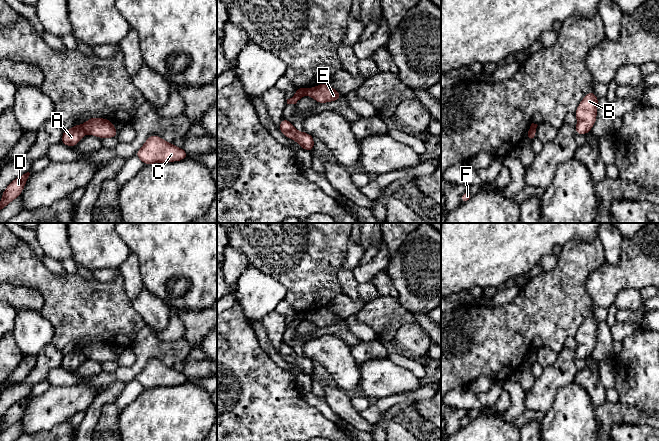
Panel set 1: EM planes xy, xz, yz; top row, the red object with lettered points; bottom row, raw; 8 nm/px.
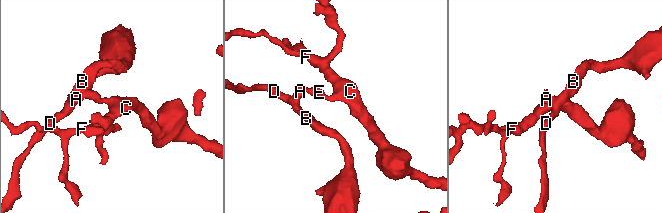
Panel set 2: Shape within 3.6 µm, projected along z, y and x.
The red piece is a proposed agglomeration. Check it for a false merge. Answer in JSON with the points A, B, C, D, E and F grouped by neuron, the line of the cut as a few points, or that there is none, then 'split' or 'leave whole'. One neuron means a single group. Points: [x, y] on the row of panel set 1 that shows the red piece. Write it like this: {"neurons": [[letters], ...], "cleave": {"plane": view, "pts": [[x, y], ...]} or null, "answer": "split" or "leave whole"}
{"neurons": [["A", "B", "D"], ["C", "E", "F"]], "cleave": {"plane": "xy", "pts": [[80, 125], [85, 132]]}, "answer": "split"}

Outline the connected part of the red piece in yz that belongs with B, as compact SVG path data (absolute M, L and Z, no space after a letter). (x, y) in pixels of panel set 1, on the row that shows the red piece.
M593 91L585 95L574 112L577 125L574 127L576 134L584 135L591 131L597 118L597 106L599 99Z

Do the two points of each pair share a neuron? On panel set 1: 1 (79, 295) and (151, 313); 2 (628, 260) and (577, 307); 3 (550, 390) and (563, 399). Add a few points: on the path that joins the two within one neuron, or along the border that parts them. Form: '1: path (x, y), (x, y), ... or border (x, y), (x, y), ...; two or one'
1: border (130, 300), (131, 306), (146, 325); two
2: border (591, 272), (587, 280), (586, 291), (594, 307); two
3: border (573, 381), (558, 390), (551, 407), (545, 413); two

